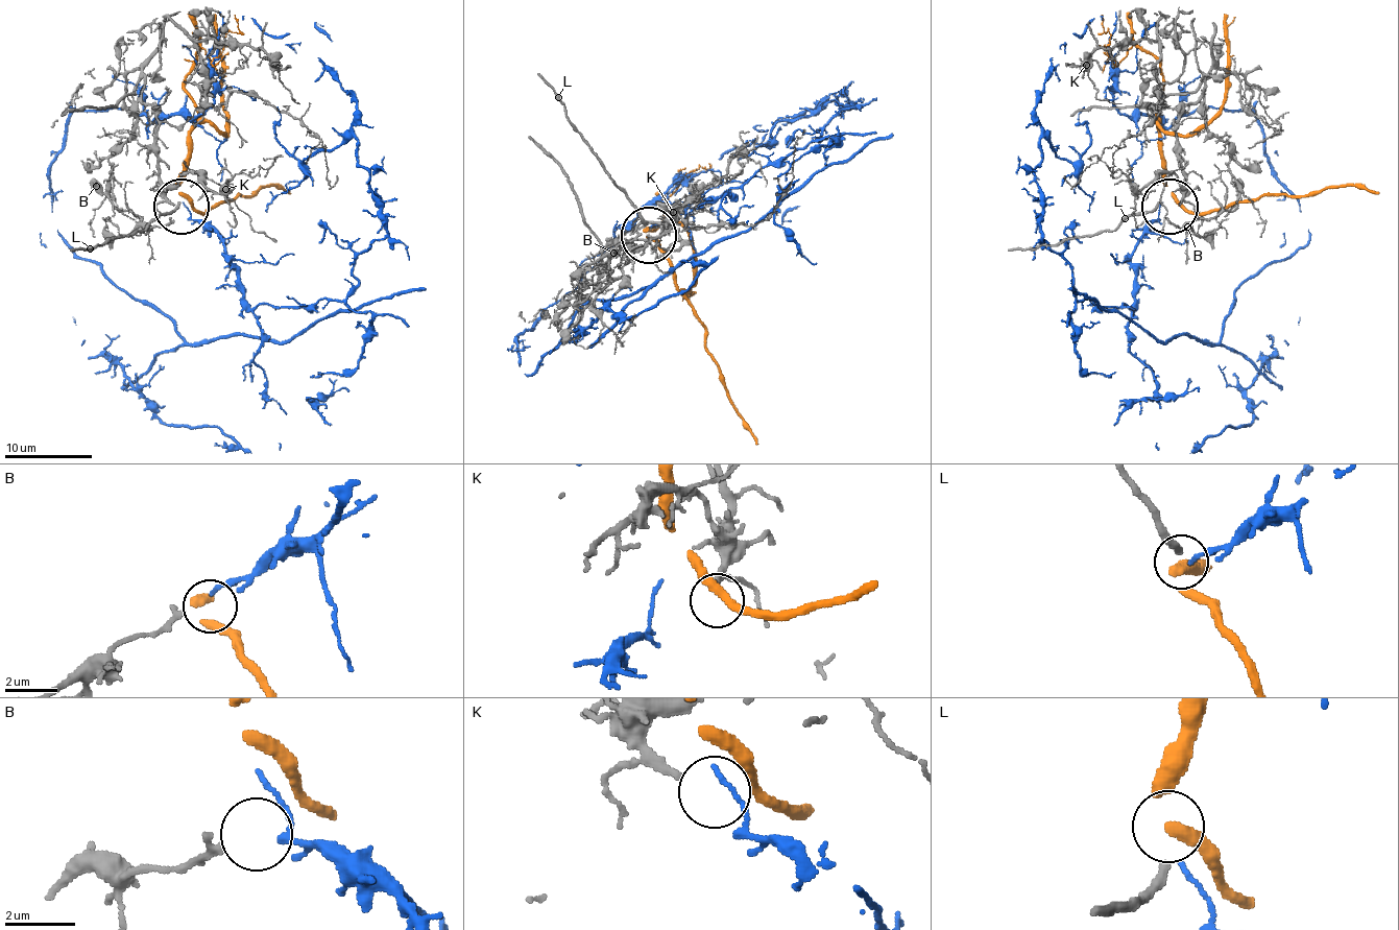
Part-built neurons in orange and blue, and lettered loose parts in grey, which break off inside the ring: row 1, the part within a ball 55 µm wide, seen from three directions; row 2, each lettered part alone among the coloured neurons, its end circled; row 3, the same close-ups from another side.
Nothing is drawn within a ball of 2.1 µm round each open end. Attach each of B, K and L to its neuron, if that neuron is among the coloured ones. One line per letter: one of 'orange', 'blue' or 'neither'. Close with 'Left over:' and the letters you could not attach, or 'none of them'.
B: blue
K: neither
L: orange
Left over: K

